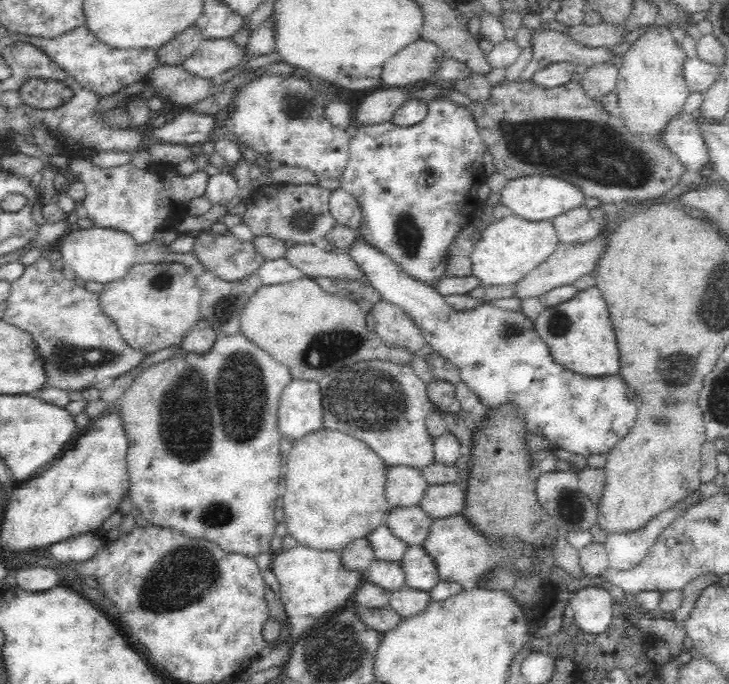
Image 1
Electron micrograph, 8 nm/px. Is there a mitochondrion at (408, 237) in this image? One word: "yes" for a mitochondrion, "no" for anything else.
yes

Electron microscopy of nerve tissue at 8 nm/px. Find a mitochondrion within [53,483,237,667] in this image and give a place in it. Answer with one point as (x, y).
(184, 575)

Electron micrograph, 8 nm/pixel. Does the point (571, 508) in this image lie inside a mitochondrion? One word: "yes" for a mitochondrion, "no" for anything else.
yes

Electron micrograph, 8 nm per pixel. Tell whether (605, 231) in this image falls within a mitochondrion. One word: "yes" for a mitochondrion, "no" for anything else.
no

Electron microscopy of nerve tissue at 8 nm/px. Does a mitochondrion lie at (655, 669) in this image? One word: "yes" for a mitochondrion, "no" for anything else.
no

